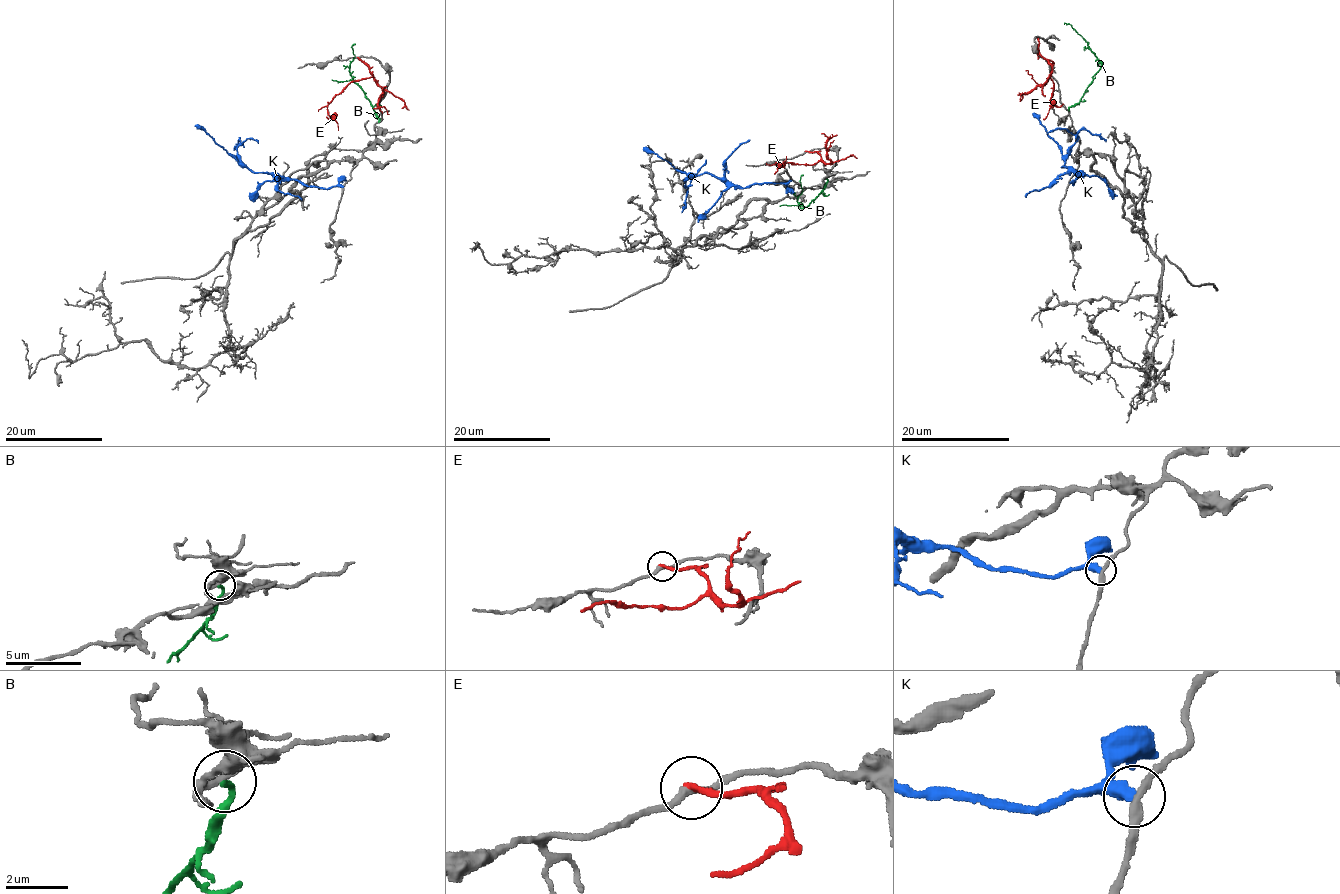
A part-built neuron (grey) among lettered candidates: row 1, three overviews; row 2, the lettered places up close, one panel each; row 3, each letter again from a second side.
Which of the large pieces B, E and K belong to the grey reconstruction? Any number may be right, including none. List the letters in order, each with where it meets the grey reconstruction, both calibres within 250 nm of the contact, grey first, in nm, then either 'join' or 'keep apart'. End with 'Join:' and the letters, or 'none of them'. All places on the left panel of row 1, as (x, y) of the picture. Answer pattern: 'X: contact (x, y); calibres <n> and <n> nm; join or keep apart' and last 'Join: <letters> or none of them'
B: contact (379, 121); calibres 200 and 200 nm; keep apart
E: contact (358, 58); calibres 200 and 240 nm; keep apart
K: contact (342, 186); calibres 200 and 400 nm; keep apart
Join: none of them

